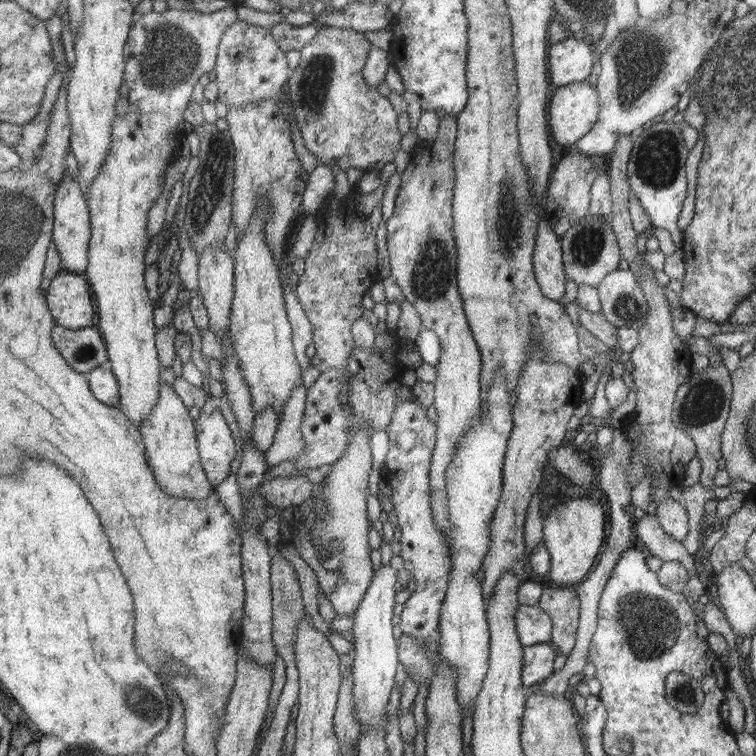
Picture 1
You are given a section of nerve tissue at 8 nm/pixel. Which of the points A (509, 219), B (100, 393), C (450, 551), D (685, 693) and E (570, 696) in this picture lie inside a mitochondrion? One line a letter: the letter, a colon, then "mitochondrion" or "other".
A: mitochondrion
B: other
C: other
D: mitochondrion
E: other

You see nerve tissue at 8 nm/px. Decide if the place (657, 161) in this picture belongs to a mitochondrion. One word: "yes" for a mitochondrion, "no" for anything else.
yes

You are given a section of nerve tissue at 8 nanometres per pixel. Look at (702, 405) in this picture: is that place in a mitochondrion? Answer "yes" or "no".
yes

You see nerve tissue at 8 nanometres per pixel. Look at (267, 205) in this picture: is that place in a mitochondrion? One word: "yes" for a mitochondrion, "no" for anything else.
no

